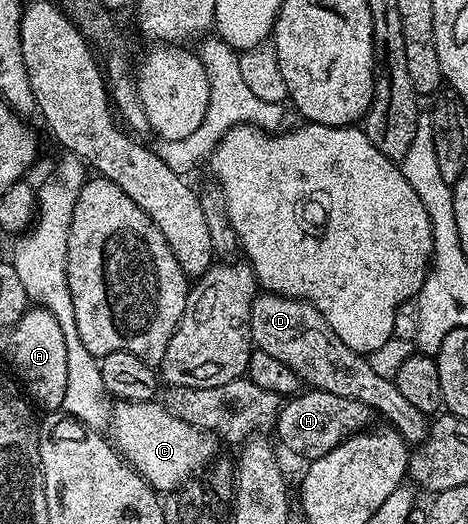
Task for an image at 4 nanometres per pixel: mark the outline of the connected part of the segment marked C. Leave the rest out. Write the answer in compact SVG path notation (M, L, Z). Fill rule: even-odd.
M116 400L109 409L109 440L120 457L135 472L146 479L147 484L160 494L178 491L196 475L208 468L216 456L214 433L196 429L185 419L173 415L166 405L158 400L121 401Z

